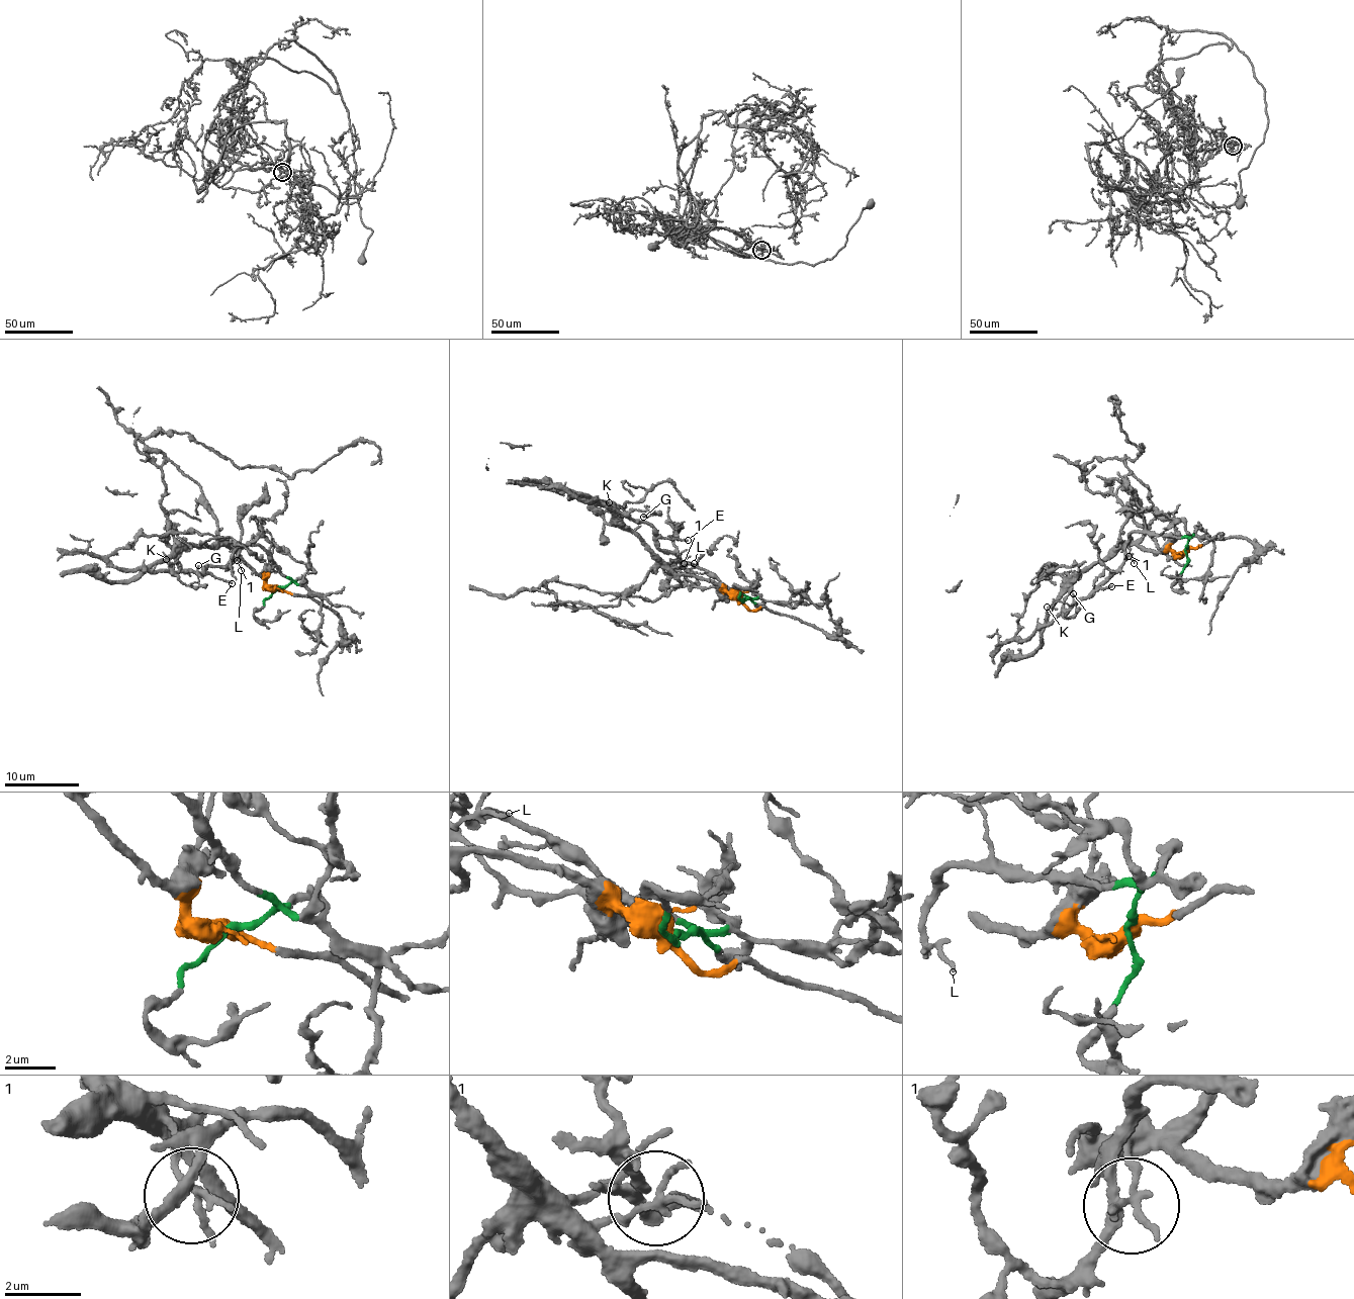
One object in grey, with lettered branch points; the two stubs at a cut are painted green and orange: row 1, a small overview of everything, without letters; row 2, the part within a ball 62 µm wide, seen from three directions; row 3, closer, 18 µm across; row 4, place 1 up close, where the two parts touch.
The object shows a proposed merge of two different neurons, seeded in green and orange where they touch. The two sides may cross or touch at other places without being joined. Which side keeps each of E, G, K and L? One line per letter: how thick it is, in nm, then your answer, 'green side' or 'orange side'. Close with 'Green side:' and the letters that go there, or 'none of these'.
E: calibre 180 nm; green side
G: calibre 140 nm; green side
K: calibre 260 nm; green side
L: calibre 150 nm; orange side
Green side: E, G, K

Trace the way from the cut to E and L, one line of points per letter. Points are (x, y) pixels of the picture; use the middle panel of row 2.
E: (742, 598), (750, 599), (659, 550), (657, 539), (687, 539)
L: (742, 598), (732, 596), (714, 583), (689, 575), (680, 575), (672, 569), (693, 563)

